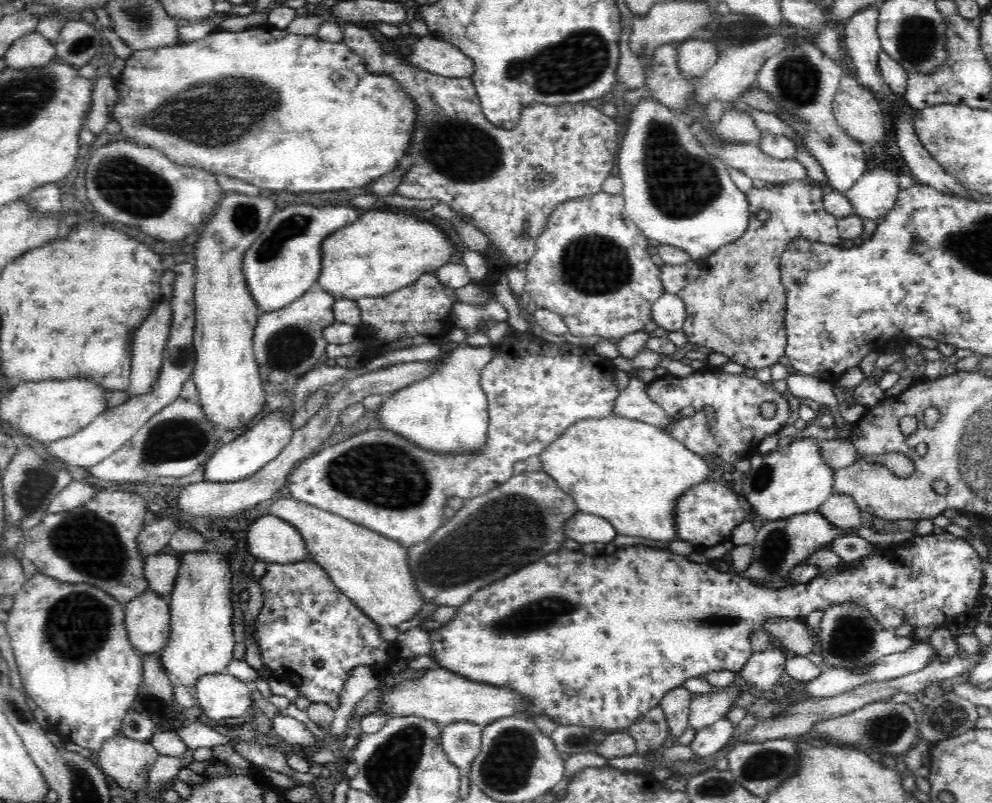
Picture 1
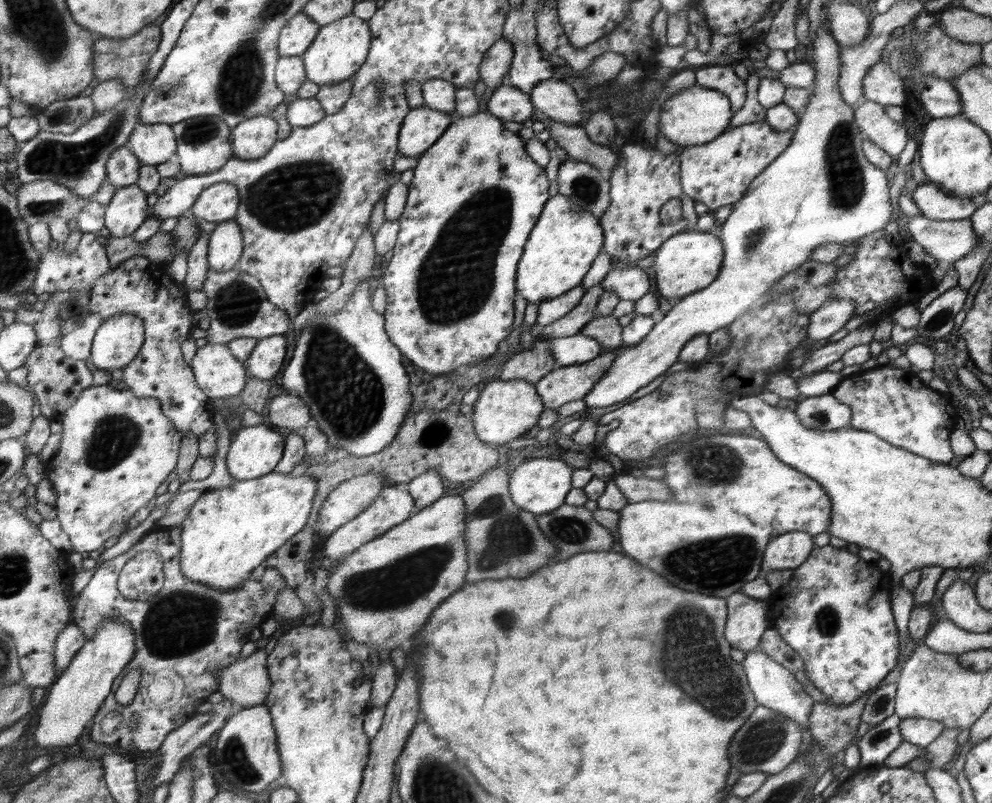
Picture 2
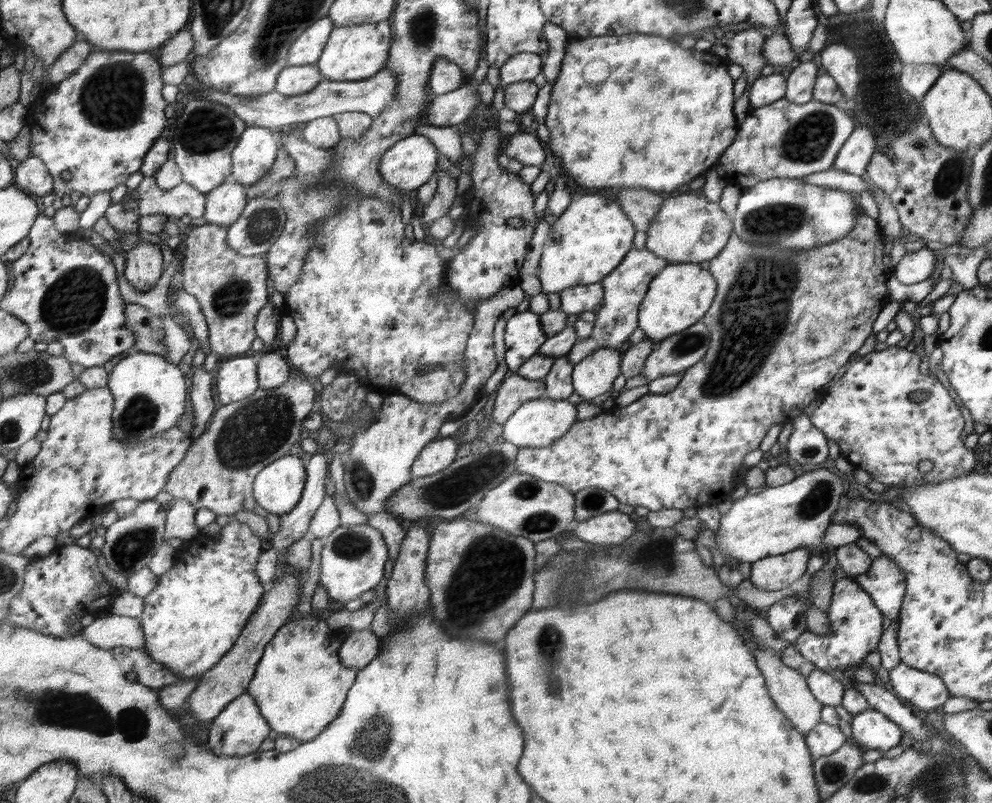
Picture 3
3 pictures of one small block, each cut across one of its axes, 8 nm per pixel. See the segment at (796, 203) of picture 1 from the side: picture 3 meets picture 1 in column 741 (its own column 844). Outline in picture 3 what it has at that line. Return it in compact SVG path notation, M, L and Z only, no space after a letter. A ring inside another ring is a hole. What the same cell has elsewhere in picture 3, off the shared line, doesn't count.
M861 209L858 212L858 220L854 224L854 229L844 238L837 239L828 244L820 244L814 246L810 250L802 250L802 252L788 252L788 250L778 250L774 246L752 246L746 241L742 241L736 234L726 243L725 250L721 254L710 259L709 271L717 279L717 294L713 300L712 306L708 310L708 314L701 319L706 324L706 330L710 332L709 350L706 351L705 358L700 363L694 364L689 370L684 371L682 380L666 394L650 394L642 396L640 399L624 406L622 408L608 405L605 411L590 419L578 421L564 434L560 440L548 447L532 448L518 447L517 456L514 462L514 471L522 474L528 474L544 480L546 482L554 482L564 486L565 490L570 493L576 493L586 487L602 488L611 496L614 496L620 503L630 505L634 508L644 506L650 511L661 511L662 509L683 509L683 508L700 508L702 506L714 506L724 501L728 497L726 492L732 493L732 478L738 470L738 466L742 464L742 456L744 450L758 449L758 444L762 442L762 438L766 436L768 428L774 425L785 424L788 421L800 416L804 412L804 408L818 396L820 386L824 386L826 382L830 382L834 378L834 374L838 372L838 368L842 368L848 358L862 346L862 342L870 336L872 332L872 324L878 316L878 312L882 310L882 306L886 304L886 280L884 280L884 266L882 266L882 255L884 255L884 240L880 236L878 223L872 217L866 215ZM802 316L814 316L814 324L818 324L814 340L810 338L806 342L804 348L804 336L794 336L794 332L798 328L798 320Z

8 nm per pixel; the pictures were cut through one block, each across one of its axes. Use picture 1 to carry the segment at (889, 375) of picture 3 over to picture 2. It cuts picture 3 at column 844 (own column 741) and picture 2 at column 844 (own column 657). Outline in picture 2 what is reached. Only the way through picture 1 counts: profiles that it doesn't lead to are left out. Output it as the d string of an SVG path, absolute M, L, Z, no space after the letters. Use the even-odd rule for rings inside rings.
M871 364L861 372L845 376L832 395L850 406L850 428L874 433L889 444L938 463L954 458L949 441L952 432L957 430L960 414L940 391L928 388L917 373L890 364Z

